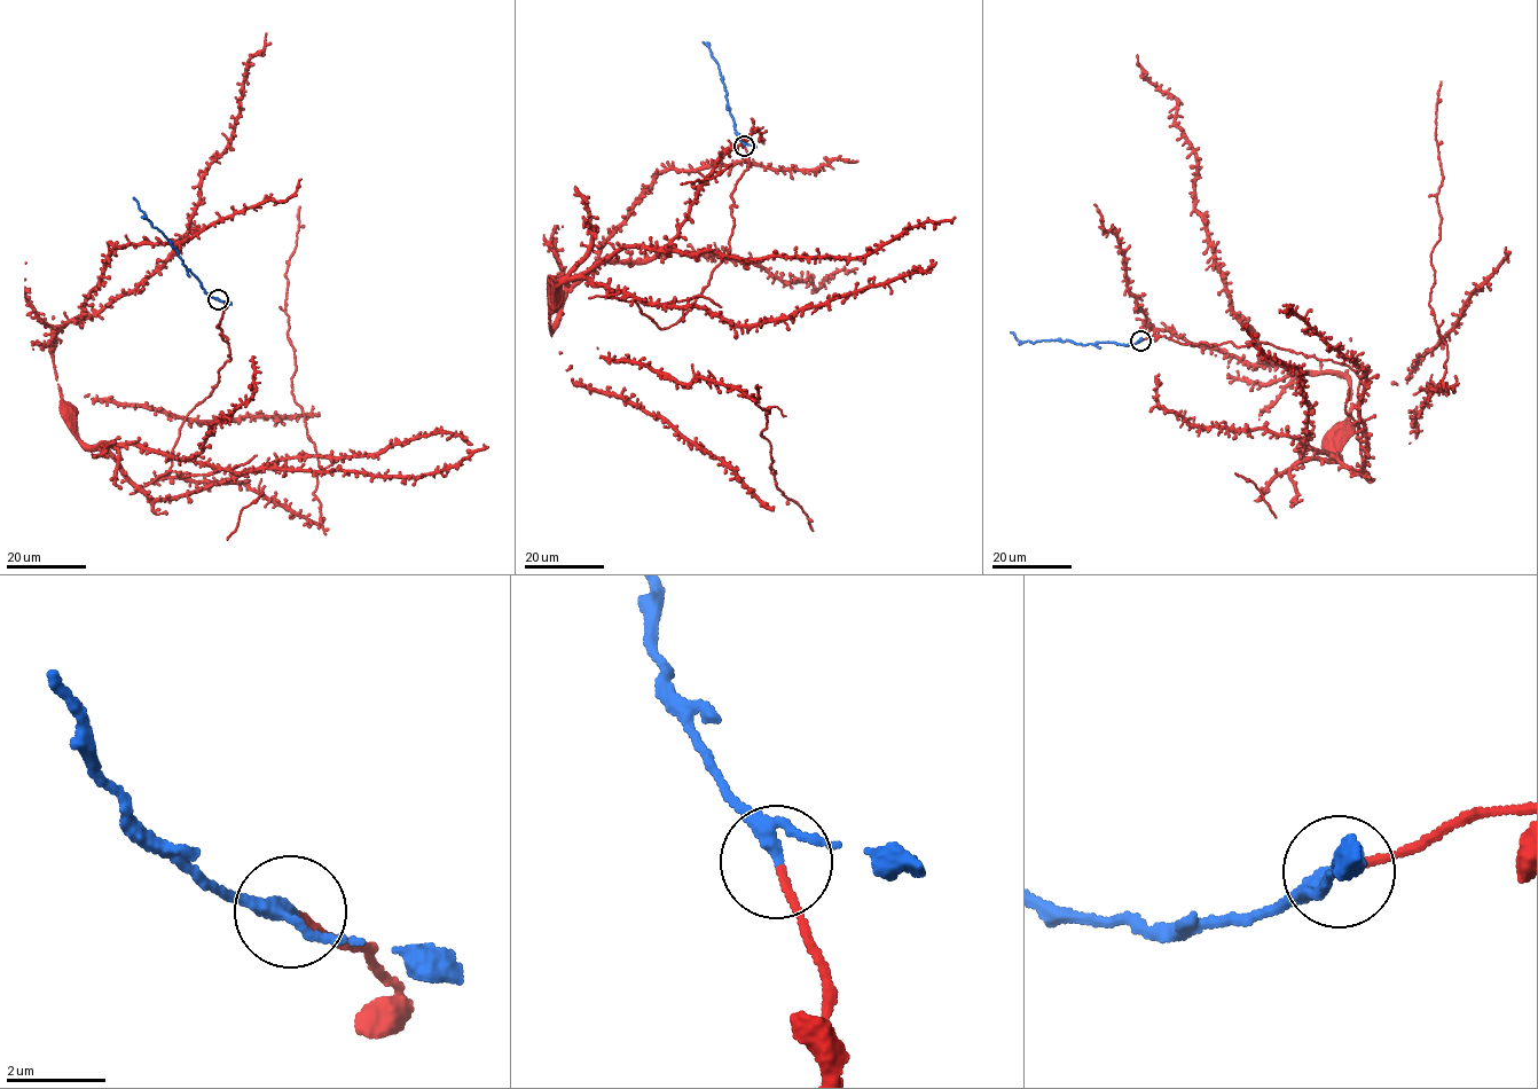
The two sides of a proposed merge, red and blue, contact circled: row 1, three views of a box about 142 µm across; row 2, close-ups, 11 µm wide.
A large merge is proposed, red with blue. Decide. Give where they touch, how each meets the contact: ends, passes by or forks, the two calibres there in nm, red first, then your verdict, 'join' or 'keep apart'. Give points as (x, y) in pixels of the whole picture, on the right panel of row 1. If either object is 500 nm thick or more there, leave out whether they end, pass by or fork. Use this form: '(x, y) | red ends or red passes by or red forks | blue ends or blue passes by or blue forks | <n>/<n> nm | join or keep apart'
(1140, 341) | red ends | blue passes by | 140/240 nm | join

